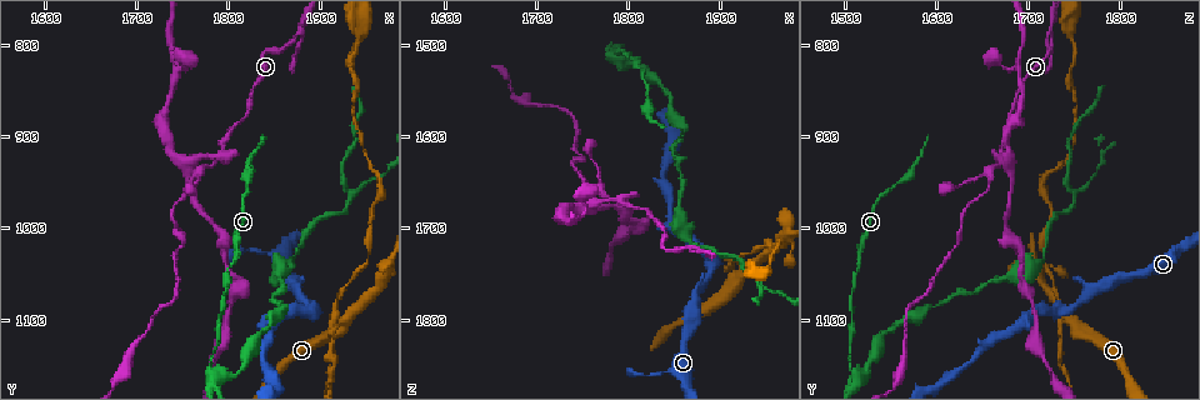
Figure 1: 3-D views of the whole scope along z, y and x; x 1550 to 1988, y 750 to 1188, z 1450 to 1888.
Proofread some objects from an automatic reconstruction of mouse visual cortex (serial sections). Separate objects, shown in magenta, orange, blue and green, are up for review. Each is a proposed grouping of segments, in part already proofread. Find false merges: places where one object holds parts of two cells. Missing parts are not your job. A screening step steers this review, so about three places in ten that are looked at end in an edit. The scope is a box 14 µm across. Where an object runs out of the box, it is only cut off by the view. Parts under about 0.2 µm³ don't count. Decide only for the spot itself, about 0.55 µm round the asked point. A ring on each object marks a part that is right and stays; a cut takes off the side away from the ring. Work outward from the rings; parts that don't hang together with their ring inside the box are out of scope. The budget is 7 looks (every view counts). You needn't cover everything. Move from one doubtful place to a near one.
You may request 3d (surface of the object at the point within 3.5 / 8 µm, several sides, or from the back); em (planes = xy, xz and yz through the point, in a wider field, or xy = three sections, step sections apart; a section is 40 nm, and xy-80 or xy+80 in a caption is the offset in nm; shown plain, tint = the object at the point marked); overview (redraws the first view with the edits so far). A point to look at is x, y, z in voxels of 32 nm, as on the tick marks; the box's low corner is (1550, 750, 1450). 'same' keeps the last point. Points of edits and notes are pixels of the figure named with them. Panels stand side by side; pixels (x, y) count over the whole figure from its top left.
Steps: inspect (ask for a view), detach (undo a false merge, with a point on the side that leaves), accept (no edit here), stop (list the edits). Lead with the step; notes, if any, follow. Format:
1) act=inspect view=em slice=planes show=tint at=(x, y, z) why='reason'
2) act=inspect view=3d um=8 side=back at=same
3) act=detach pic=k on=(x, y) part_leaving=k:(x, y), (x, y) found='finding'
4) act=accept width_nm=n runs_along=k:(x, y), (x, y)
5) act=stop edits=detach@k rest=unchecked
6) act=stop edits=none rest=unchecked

act=inspect view=3d um=3.5 at=(1790, 920, 1670) why='three arms meet'

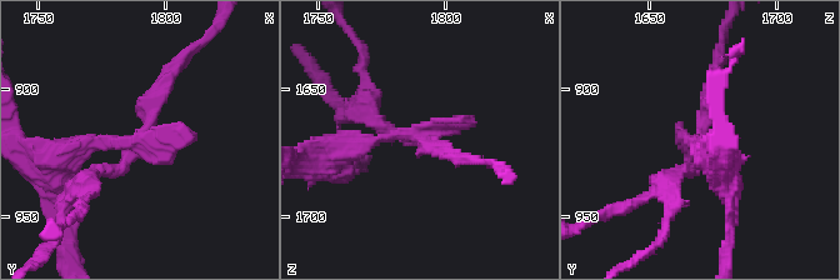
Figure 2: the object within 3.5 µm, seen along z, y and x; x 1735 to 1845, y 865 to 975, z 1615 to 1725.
act=detach pic=2 on=(364, 158) part_leaving=2:(410, 135), (341, 148), (336, 170) found='a second cell is stuck on'

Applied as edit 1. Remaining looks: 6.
act=inspect view=3d um=3.5 at=(1925, 1100, 1745) why='thin arm on a thick one'

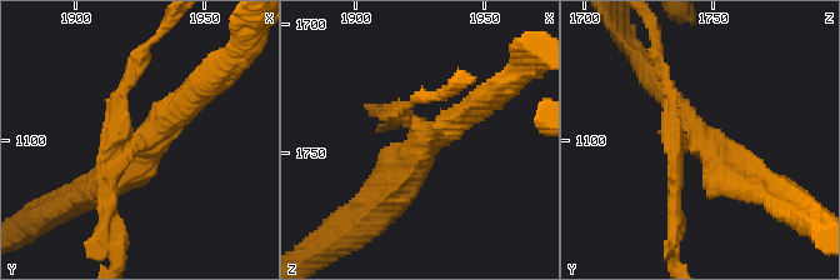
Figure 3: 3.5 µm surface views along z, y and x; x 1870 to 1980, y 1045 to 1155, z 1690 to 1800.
act=inspect view=em slice=xy step=1 show=tint at=(1925, 1102, 1744) arms=4 arm_widths_nm=100,200,300,450 why='shape alone is not enough'

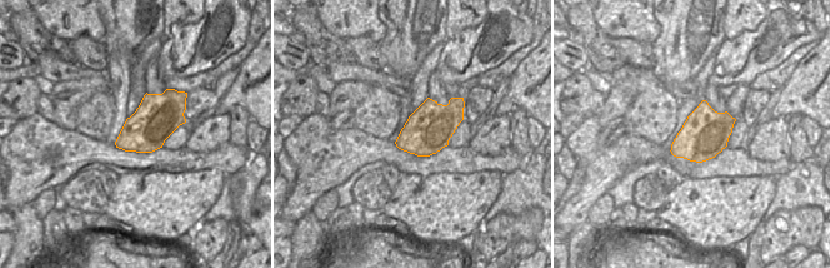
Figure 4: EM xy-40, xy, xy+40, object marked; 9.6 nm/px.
act=detach pic=3 on=(115, 98) part_leaving=3:(130, 140), (123, 86), (156, 36) found='two cells meet here'

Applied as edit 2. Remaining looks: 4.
act=inspect view=overview

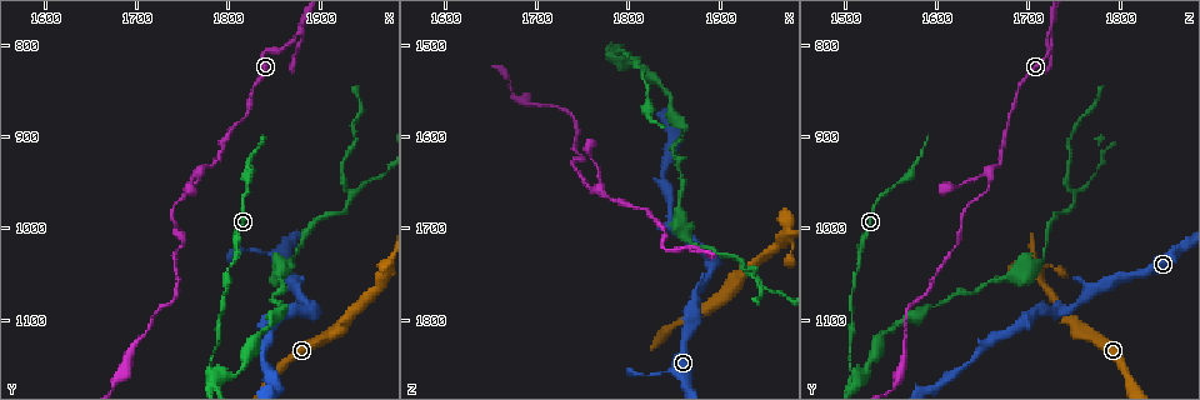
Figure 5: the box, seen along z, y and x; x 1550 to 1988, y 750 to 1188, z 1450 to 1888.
act=inspect view=3d um=3.5 at=(1785, 1160, 1510) why='looks like a crossing'

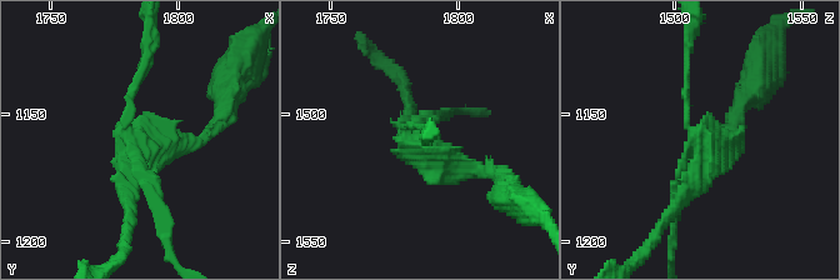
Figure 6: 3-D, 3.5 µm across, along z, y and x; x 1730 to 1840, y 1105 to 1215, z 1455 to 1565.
act=inspect view=em slice=xy step=5 show=tint at=(1786, 1163, 1514) arms=4 arm_widths_nm=100,150,200,200

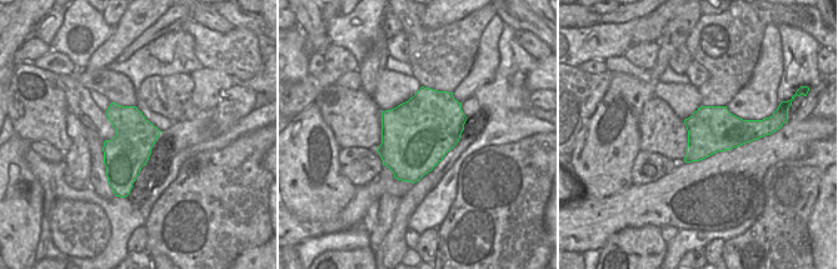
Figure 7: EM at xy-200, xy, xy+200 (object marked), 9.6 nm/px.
act=detach pic=6 on=(181, 138) found='two cells meet here'

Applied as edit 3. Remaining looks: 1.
act=stop edits=detach@2,detach@3,detach@6 rest=unchecked

